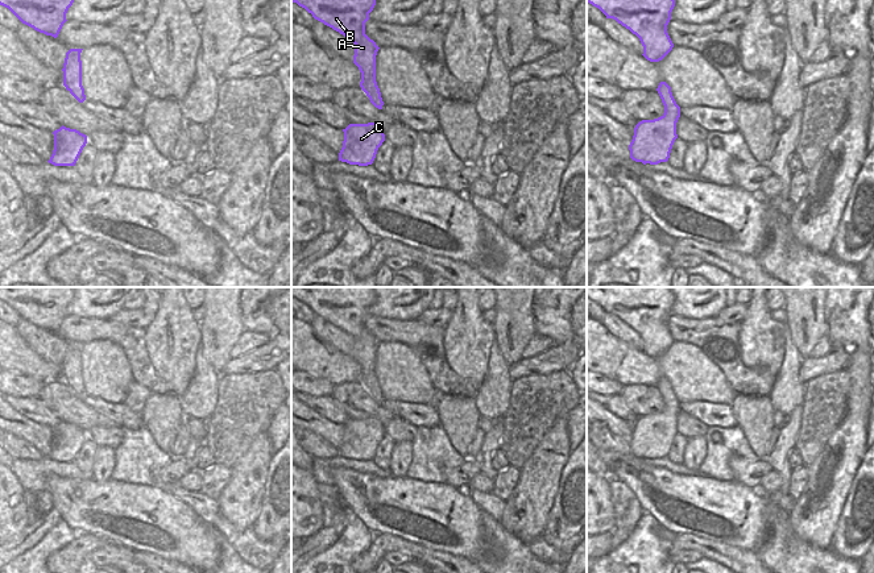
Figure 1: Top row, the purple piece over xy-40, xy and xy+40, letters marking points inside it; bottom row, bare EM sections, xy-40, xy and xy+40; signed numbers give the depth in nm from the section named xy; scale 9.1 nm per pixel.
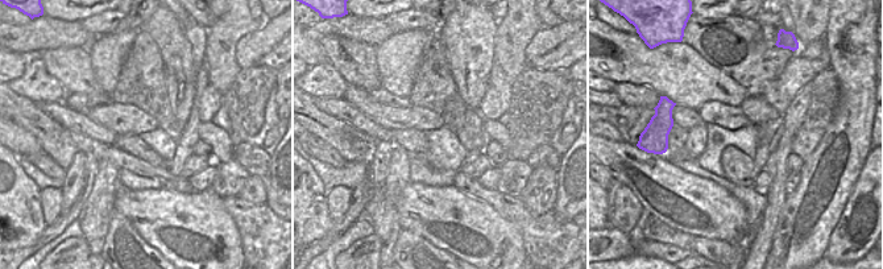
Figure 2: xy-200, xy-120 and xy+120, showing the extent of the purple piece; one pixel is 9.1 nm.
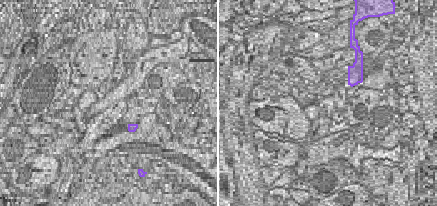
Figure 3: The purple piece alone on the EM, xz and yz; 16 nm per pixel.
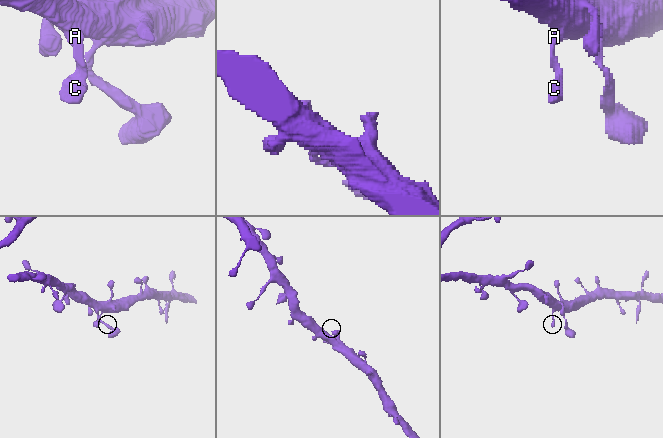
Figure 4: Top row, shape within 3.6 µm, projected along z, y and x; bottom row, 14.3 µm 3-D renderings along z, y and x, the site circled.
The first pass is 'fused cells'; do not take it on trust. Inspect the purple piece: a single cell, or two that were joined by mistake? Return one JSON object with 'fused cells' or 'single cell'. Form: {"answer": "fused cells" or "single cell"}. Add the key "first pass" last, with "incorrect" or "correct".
{"answer": "single cell", "first pass": "incorrect"}

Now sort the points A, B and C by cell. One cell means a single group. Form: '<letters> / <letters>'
A B C

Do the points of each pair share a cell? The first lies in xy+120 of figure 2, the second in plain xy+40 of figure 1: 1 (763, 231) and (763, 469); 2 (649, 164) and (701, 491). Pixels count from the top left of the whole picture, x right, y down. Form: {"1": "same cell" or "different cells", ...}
{"1": "different cells", "2": "same cell"}

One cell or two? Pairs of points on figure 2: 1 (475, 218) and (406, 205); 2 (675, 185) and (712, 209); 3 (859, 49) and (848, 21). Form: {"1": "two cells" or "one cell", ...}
{"1": "one cell", "2": "one cell", "3": "one cell"}

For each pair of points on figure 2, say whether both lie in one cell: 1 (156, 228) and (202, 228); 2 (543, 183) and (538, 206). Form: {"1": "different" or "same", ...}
{"1": "same", "2": "same"}

